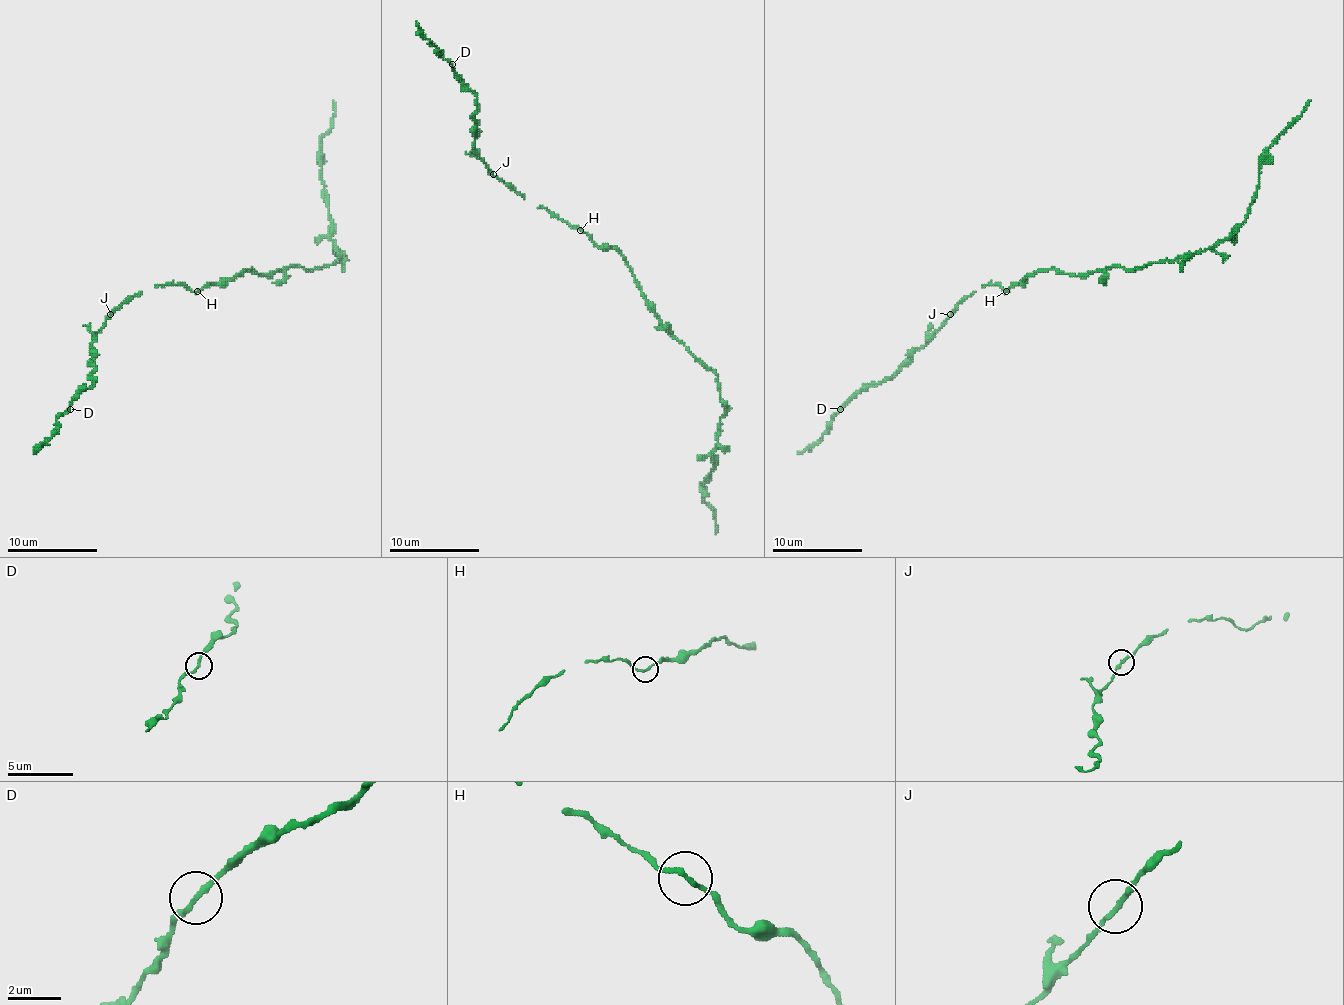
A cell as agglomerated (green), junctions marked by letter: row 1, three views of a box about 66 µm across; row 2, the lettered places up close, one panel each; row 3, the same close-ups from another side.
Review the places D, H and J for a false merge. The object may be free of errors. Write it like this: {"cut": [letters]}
{"cut": []}

